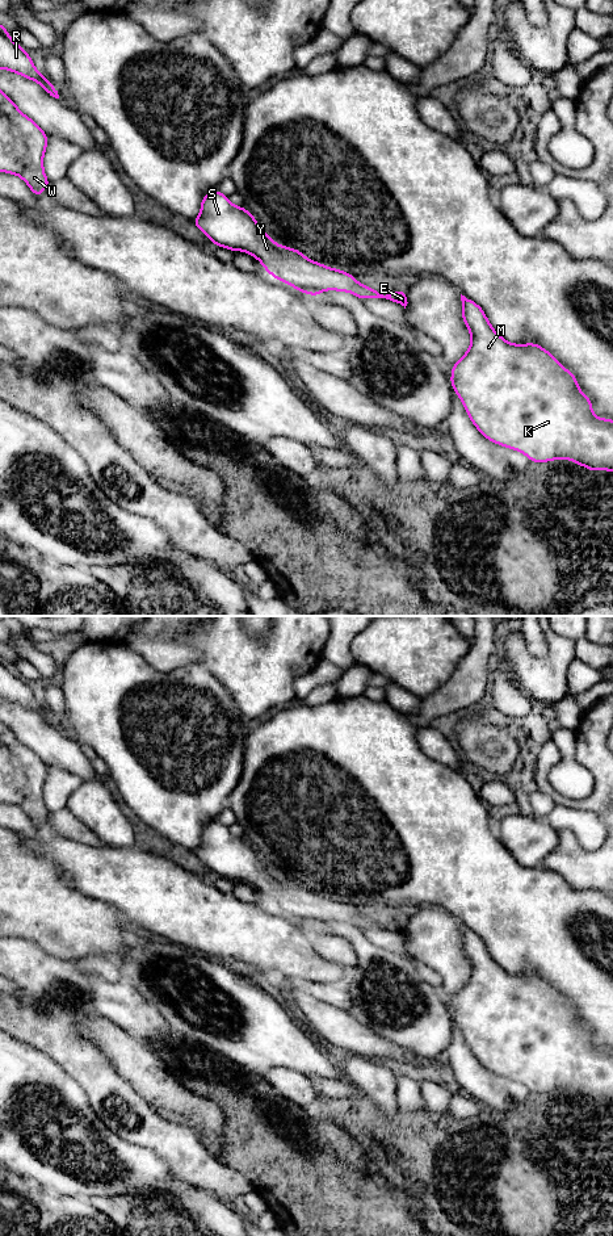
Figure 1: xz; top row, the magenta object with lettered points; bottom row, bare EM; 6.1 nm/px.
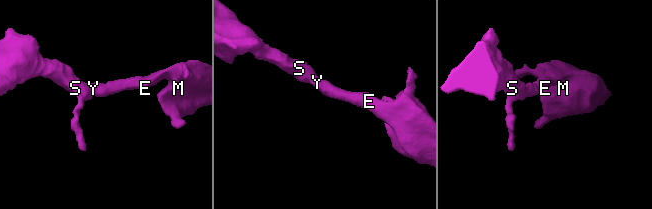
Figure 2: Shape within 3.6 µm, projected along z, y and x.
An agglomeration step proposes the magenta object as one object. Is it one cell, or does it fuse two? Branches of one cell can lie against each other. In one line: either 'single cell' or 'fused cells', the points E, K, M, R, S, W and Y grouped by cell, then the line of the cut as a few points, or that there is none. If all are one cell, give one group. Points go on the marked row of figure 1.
single cell | E K M R S W Y | no cut

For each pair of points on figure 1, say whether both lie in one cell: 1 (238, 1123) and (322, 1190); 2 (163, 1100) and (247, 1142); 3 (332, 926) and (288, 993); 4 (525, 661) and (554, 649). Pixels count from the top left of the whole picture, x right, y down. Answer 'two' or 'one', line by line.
1: one
2: two
3: two
4: one

